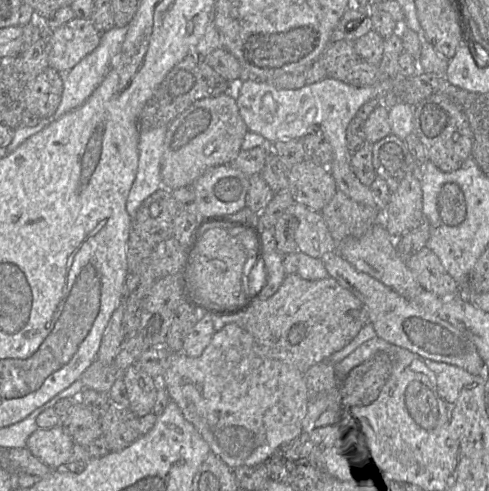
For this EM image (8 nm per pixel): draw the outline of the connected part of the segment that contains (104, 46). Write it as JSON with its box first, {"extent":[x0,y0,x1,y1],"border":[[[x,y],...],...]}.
{"extent":[6,26,128,153],"border":[[[128,26],[114,27],[111,30],[101,35],[100,43],[95,50],[85,56],[78,64],[76,64],[70,71],[61,74],[63,82],[63,92],[61,102],[55,113],[48,117],[39,120],[39,123],[33,127],[19,126],[14,130],[14,135],[11,143],[6,147],[7,153],[13,152],[26,139],[40,132],[42,129],[50,125],[52,122],[58,120],[64,114],[80,107],[93,93],[93,91],[100,85],[107,73],[109,72],[111,61],[113,57],[120,51],[121,46],[125,40]]]}

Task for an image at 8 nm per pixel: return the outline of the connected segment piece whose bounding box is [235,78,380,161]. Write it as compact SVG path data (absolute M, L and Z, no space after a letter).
M325 78L300 89L276 88L268 81L243 79L237 84L235 100L248 131L266 139L267 144L300 139L314 129L326 135L333 149L333 159L348 161L346 131L357 111L371 99L380 98L380 89L354 87L339 80Z

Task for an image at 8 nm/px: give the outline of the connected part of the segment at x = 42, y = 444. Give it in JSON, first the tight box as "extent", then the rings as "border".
{"extent":[26,424,74,470],"border":[[[59,424],[49,429],[37,429],[27,439],[26,448],[51,470],[63,469],[72,460],[74,442]]]}

